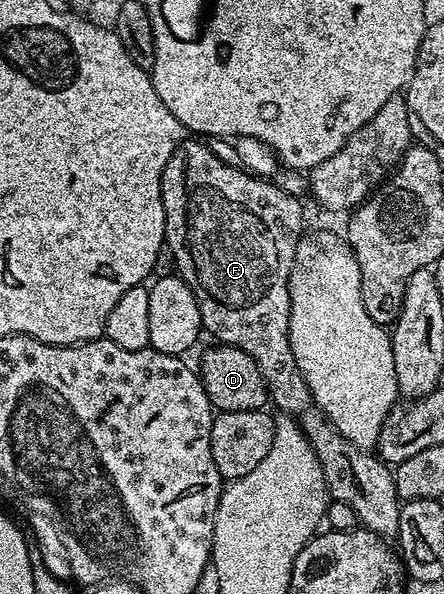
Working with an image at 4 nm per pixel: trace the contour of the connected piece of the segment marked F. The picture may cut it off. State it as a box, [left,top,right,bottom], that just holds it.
[160,139,402,539]

